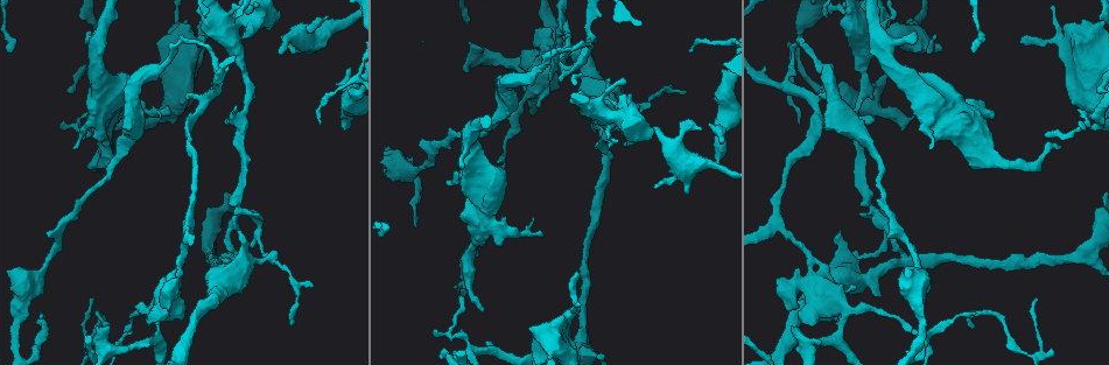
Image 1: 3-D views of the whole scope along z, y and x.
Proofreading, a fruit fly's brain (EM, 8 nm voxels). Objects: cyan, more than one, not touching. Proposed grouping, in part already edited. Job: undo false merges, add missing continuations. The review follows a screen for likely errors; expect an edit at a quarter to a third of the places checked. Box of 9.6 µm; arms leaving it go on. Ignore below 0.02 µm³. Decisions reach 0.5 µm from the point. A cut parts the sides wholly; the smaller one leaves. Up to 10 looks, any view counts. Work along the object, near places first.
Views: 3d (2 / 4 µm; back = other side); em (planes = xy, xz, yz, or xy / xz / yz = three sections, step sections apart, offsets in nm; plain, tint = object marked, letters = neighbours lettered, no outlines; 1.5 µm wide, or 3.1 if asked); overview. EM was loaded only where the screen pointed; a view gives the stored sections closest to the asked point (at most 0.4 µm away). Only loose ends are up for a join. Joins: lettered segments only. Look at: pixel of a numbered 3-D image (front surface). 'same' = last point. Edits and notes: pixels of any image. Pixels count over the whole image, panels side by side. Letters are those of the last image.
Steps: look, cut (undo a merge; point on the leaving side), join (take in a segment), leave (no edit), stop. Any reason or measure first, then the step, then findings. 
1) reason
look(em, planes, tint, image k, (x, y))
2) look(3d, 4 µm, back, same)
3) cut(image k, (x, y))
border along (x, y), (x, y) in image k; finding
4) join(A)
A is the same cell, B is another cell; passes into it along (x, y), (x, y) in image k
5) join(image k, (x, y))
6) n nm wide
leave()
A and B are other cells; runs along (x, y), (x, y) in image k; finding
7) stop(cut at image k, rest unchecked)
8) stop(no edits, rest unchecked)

an open end
look(em, yz, step 4, tint, image 1, (853, 286))

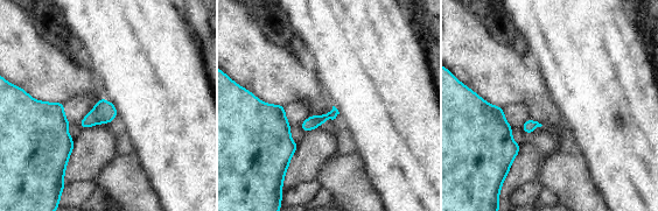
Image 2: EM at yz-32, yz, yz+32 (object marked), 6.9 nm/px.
cut it another way
look(em, planes, letters, same)

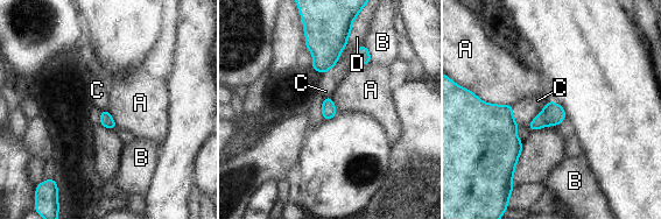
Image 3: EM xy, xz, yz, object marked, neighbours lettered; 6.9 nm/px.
A touches over 280 nm
leave()
A, B, C and D are other cells; border along (475, 93), (487, 103), (512, 106) in image 3; no lettered segment goes on from it

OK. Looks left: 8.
free end
look(3d, 2 µm, image 1, (820, 343))

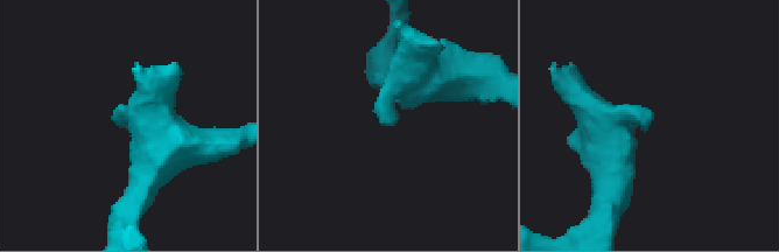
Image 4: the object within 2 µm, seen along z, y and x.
look(em, yz, step 4, tint, image 4, (653, 119))

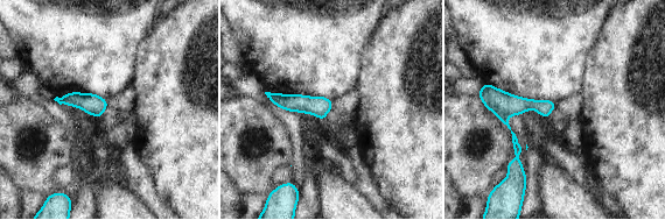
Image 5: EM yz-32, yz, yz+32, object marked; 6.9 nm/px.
look(em, planes, letters, same)

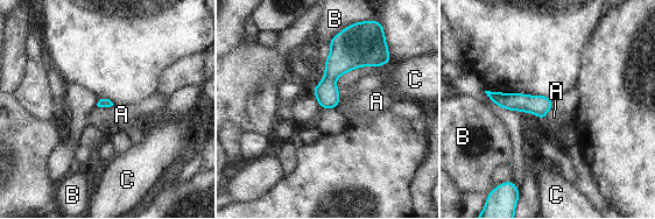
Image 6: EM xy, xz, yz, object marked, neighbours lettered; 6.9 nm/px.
leave()
A, B and C are other cells; border along (114, 104), (105, 108), (97, 106) in image 6; none of them fits

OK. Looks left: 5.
branch stops here
look(em, planes, letters, image 1, (840, 231))

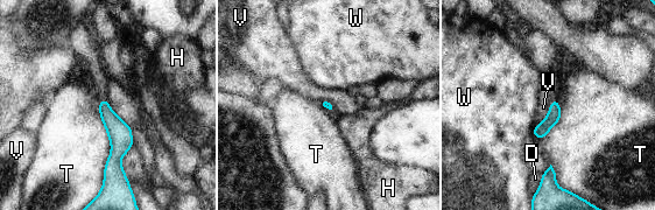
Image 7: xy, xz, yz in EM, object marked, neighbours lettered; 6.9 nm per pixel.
T touches over 480 nm
leave()
D, H, T, V and W are other cells; runs along (101, 102), (117, 128), (111, 173) in image 7; none of them fits

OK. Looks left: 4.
an open end
look(3d, 2 µm, image 1, (799, 123))

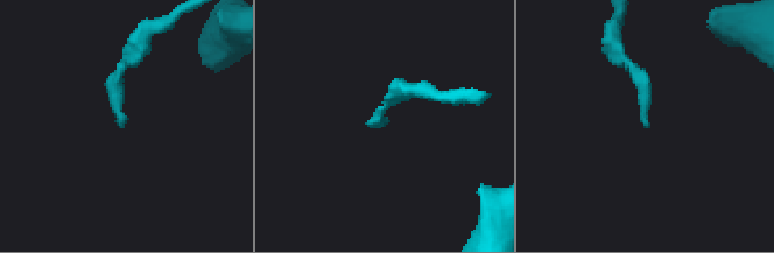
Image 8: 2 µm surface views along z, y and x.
look(em, planes, letters, image 8, (121, 127))

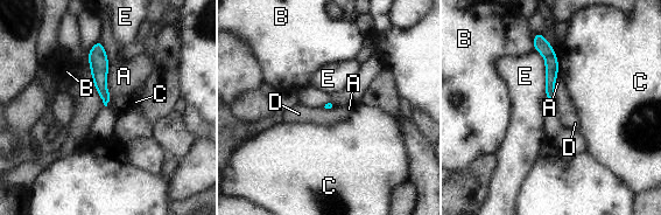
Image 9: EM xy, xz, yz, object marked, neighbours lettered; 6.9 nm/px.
leave()
A, B, C, D and E are other cells; border along (554, 89), (555, 105) in image 9; no lettered segment goes on from it

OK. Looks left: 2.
branch stops here
look(em, planes, plain, image 1, (687, 192))

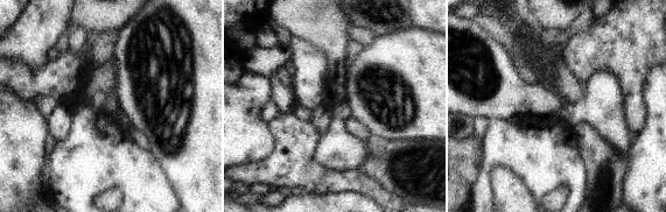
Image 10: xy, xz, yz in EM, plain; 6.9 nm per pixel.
see the neighbours
look(em, planes, letters, same)

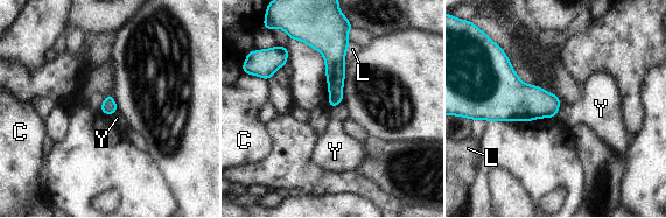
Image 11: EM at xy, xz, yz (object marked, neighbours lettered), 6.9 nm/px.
leave()
C, L and Y are other cells; border along (342, 102), (328, 108) in image 11; no lettered segment goes on from it

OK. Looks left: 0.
stop(no edits, rest unchecked)

